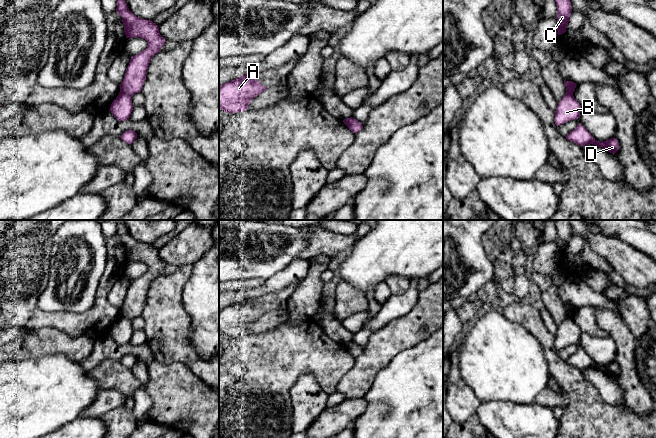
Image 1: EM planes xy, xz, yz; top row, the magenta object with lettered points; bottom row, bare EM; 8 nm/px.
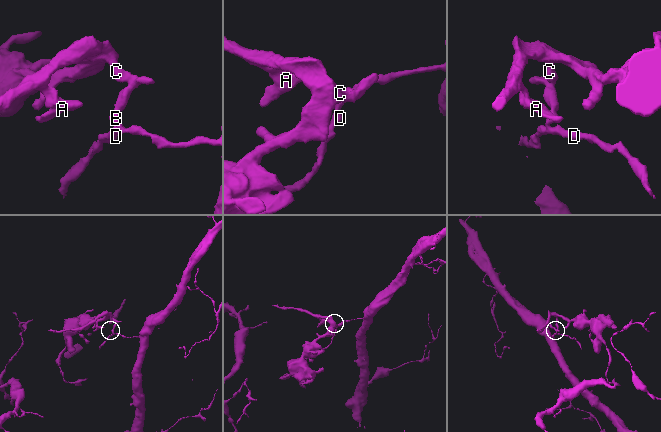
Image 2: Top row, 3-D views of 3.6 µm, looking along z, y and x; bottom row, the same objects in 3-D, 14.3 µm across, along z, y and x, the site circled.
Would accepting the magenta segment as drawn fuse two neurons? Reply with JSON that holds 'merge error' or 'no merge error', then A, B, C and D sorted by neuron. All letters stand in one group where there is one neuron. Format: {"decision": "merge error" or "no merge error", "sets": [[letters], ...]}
{"decision": "merge error", "sets": [["A", "C"], ["B", "D"]]}

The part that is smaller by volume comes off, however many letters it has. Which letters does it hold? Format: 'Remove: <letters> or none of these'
Remove: A, C

